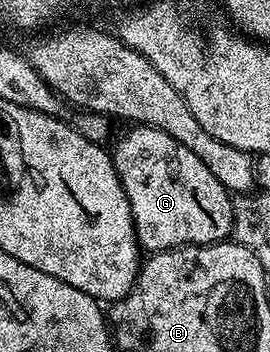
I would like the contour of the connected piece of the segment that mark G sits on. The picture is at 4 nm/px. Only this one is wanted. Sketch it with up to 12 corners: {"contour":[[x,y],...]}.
{"contour":[[167,131],[111,149],[150,254],[233,231],[229,190]]}

